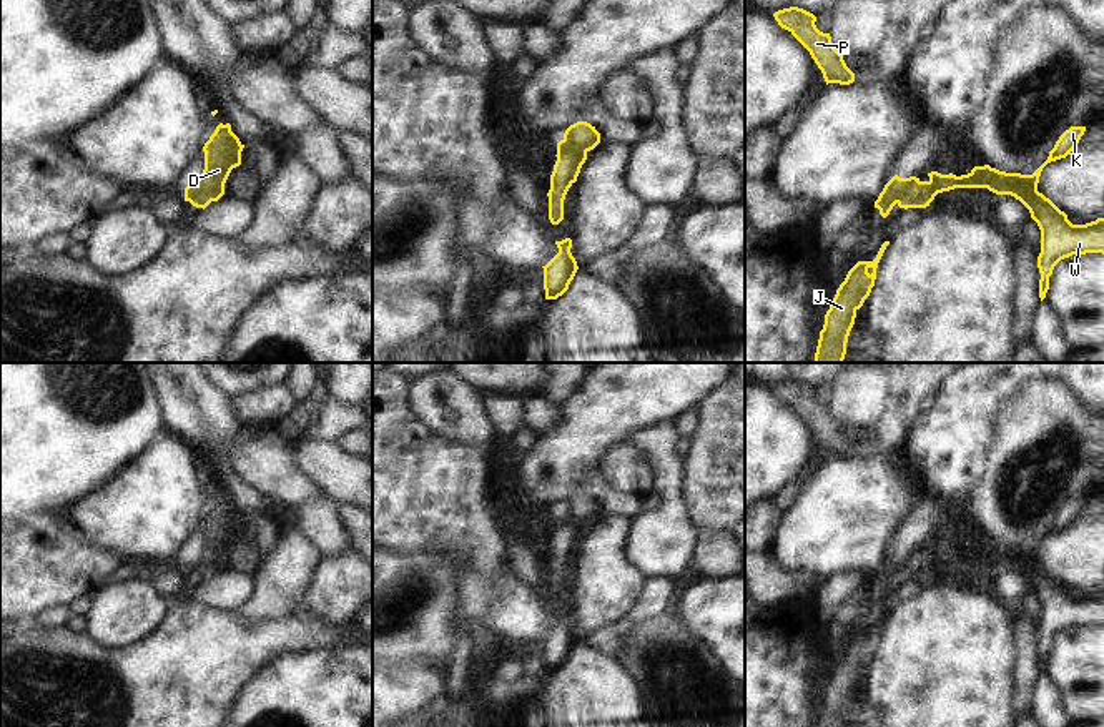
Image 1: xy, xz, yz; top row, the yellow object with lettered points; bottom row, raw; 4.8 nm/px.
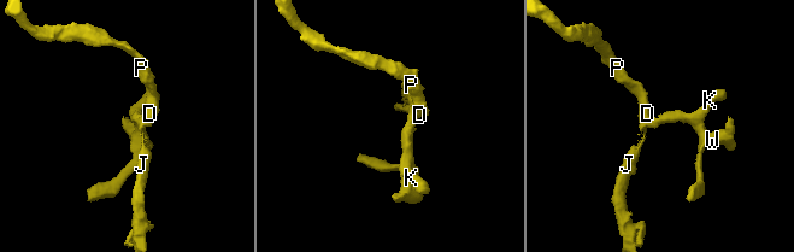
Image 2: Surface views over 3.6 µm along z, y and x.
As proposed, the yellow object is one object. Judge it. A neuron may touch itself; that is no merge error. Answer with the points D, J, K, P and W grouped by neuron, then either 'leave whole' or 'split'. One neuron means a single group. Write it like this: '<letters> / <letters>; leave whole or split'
D J P / K W; split

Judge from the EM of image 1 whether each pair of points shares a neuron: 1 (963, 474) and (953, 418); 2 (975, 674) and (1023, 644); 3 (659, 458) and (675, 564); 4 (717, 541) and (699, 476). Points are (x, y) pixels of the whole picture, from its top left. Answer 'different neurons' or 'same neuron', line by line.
1: same neuron
2: different neurons
3: same neuron
4: different neurons

